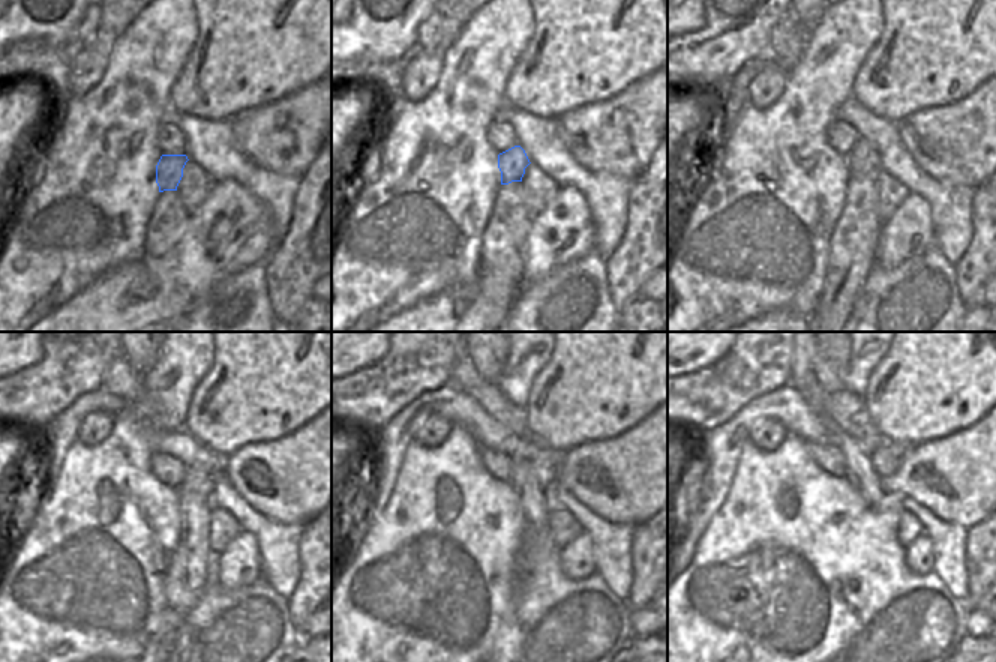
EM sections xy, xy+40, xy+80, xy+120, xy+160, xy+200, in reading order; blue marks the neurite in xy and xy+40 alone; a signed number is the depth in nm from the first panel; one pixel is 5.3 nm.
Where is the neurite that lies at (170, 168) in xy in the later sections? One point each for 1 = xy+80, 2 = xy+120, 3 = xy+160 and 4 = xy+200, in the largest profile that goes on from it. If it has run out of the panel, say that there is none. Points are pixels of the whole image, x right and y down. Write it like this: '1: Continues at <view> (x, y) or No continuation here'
1: Continues at xy+80 (863, 159)
2: Continues at xy+120 (198, 482)
3: Continues at xy+160 (548, 464)
4: Continues at xy+200 (887, 458).

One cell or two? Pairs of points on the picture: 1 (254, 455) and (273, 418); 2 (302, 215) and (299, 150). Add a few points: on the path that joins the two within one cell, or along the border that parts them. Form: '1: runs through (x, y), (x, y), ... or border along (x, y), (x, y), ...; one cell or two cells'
1: border along (294, 430), (279, 439), (248, 442), (228, 455); two cells
2: border along (315, 156), (300, 179); two cells

